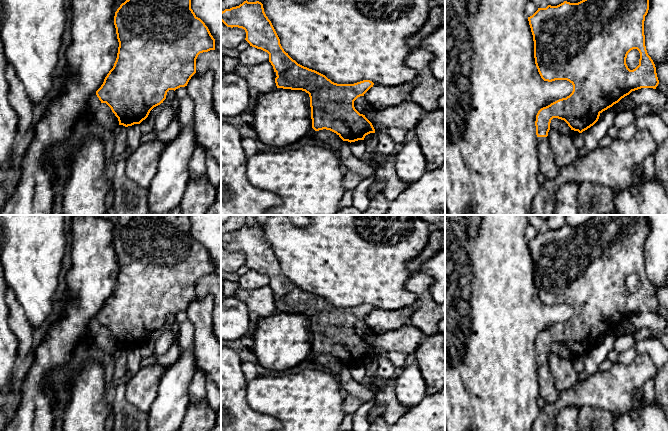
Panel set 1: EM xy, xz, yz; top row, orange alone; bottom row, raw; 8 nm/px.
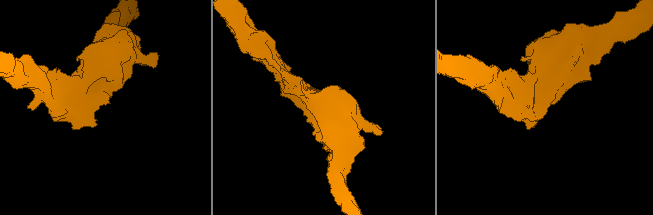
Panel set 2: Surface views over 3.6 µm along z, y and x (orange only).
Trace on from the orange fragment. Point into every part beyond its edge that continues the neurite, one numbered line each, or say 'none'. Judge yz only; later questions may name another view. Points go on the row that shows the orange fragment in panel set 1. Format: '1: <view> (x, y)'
1: yz (548, 167)

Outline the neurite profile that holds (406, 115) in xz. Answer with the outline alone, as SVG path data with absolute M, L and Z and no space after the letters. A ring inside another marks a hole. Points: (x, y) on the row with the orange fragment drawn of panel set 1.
M411 100L378 111L370 109L365 117L372 123L375 131L387 127L399 127L411 131L425 112L422 107Z

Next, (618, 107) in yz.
M621 100L618 103L614 104L612 107L613 107L613 109L615 110L616 113L622 112L622 111L625 111L625 110L633 112L635 110L635 107L632 104L626 104L625 105L621 102Z

